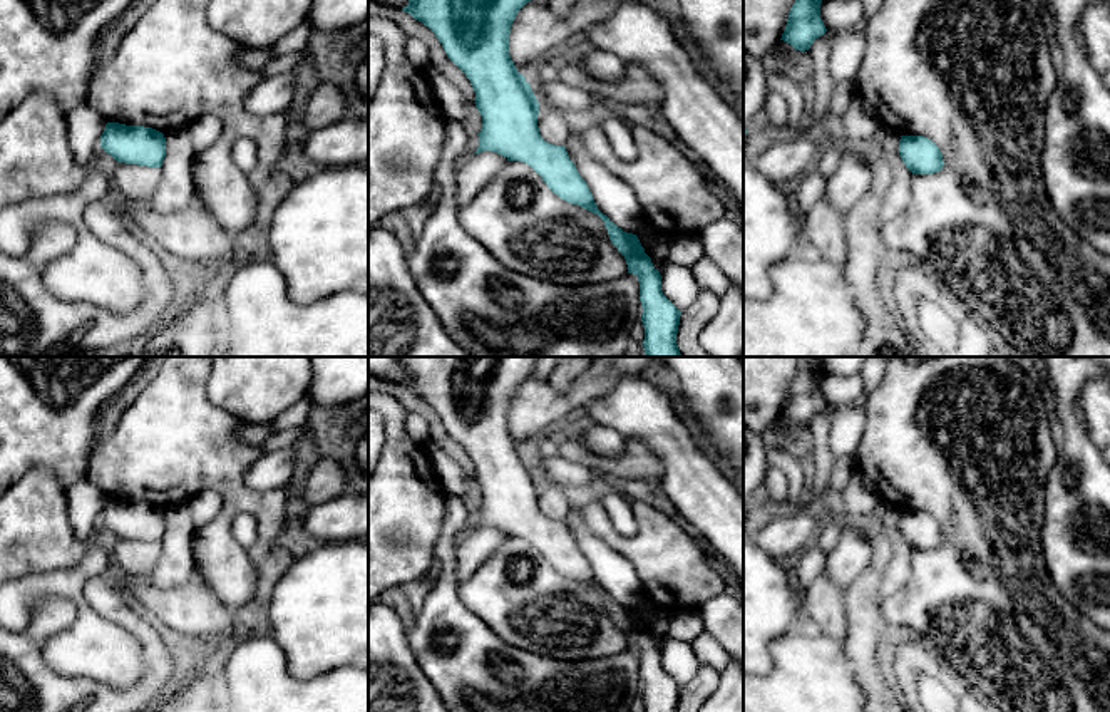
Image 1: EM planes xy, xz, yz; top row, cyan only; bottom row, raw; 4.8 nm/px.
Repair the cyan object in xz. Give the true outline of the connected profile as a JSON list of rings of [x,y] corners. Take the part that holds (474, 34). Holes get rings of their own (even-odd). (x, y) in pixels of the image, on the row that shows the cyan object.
[[[409,0],[402,10],[429,27],[442,44],[447,57],[465,74],[475,92],[475,107],[482,116],[479,147],[474,154],[492,151],[507,161],[531,166],[561,199],[598,214],[608,230],[611,243],[624,256],[628,273],[638,276],[641,322],[645,327],[645,357],[681,357],[676,333],[681,312],[663,295],[661,275],[645,253],[633,233],[618,228],[603,214],[586,181],[579,176],[564,146],[546,142],[537,127],[539,102],[522,74],[517,72],[509,55],[509,34],[517,12],[531,0]]]

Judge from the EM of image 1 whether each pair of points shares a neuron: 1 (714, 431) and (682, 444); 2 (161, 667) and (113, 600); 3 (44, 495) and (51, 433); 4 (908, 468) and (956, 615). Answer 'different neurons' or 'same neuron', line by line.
1: different neurons
2: same neuron
3: different neurons
4: same neuron

